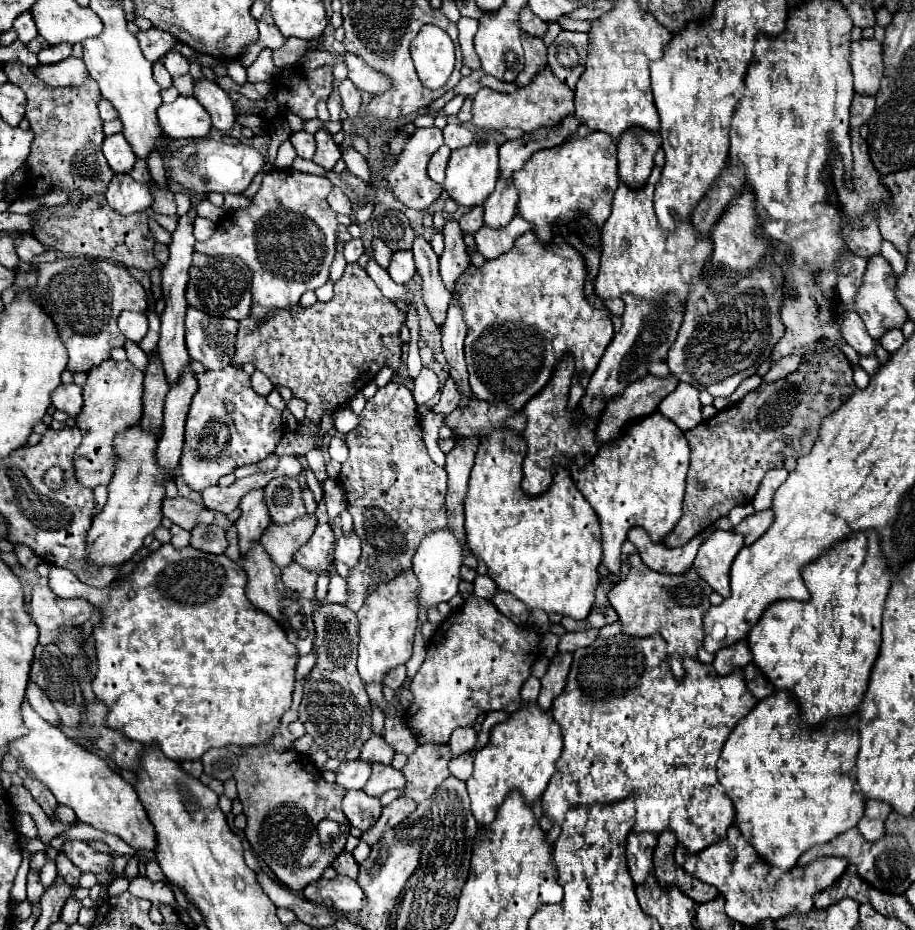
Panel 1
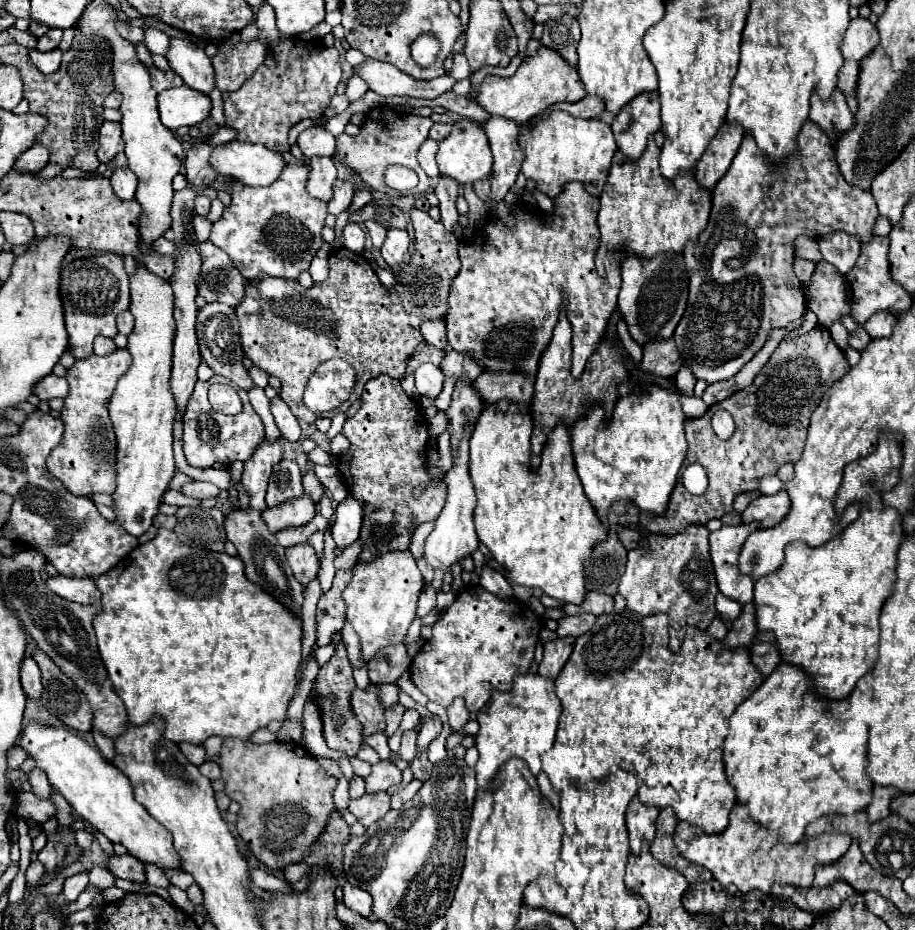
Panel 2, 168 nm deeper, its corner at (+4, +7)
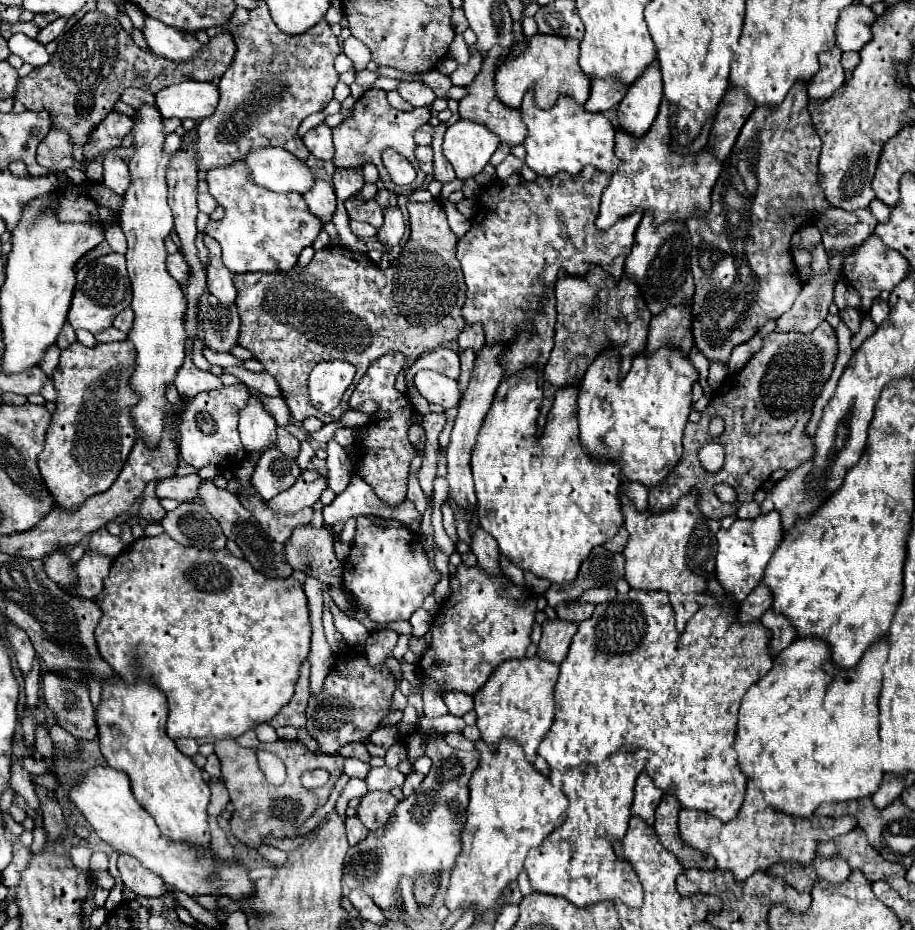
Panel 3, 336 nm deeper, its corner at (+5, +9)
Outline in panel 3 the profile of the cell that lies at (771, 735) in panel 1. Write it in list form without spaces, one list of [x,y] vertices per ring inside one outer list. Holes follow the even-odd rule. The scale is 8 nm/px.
[[[800,638],[794,640],[788,648],[784,648],[776,658],[774,658],[774,666],[772,670],[760,678],[742,698],[740,704],[740,714],[738,714],[738,732],[736,732],[736,740],[734,740],[734,750],[738,754],[738,766],[742,770],[742,774],[752,780],[756,784],[758,790],[762,790],[764,800],[774,808],[780,810],[784,814],[790,816],[800,816],[800,818],[808,818],[814,814],[814,810],[820,804],[826,802],[848,802],[848,800],[856,800],[856,798],[866,798],[872,796],[882,782],[882,768],[880,768],[880,754],[882,754],[882,740],[880,740],[880,708],[878,708],[878,700],[880,700],[880,686],[882,686],[882,666],[888,658],[888,644],[886,638],[878,640],[874,646],[868,648],[868,652],[862,656],[860,664],[852,670],[840,670],[832,664],[830,660],[830,650],[828,646],[818,640],[818,638]]]

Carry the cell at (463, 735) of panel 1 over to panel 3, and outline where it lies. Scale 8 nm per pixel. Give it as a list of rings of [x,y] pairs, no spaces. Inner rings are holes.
[[[448,692],[444,696],[444,702],[452,716],[464,716],[466,712],[472,710],[472,696],[468,696],[464,692]]]

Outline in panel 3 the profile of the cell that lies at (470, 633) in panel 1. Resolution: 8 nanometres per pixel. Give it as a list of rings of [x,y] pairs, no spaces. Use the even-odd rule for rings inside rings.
[[[460,564],[456,568],[456,574],[450,582],[450,588],[452,588],[452,592],[450,592],[448,600],[442,604],[442,608],[440,608],[442,612],[436,614],[436,618],[432,622],[432,628],[430,628],[432,644],[422,654],[418,666],[420,666],[422,676],[432,678],[438,684],[442,694],[458,690],[458,692],[466,692],[466,694],[474,696],[488,682],[490,674],[504,660],[526,656],[526,648],[530,644],[530,632],[532,632],[532,626],[534,626],[536,598],[530,590],[514,586],[502,574],[500,576],[488,576],[478,566],[466,568],[464,564]]]

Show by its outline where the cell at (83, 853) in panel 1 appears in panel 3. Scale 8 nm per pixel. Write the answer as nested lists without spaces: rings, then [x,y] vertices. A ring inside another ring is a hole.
[[[130,854],[118,856],[118,872],[120,872],[124,886],[136,890],[140,896],[160,896],[166,892],[162,878],[142,868],[142,864]]]

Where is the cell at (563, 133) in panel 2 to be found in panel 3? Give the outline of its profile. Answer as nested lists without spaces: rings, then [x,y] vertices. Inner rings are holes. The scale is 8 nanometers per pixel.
[[[528,92],[522,100],[522,120],[528,128],[524,148],[526,148],[526,164],[538,176],[554,176],[558,172],[578,174],[584,166],[594,166],[600,172],[614,174],[618,168],[618,160],[614,156],[614,134],[610,120],[598,112],[586,112],[574,100],[560,96],[558,102],[550,110],[540,110],[534,104],[532,92]]]

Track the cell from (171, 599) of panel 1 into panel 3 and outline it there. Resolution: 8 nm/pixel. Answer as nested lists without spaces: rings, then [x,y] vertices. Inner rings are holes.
[[[166,532],[154,538],[140,538],[130,544],[126,552],[122,552],[104,580],[104,590],[96,598],[104,616],[96,626],[96,642],[102,658],[112,666],[112,670],[126,682],[136,680],[136,674],[142,678],[154,678],[154,684],[164,692],[170,708],[166,723],[166,734],[172,740],[178,738],[194,738],[198,744],[216,742],[220,738],[236,738],[246,730],[256,728],[262,722],[268,722],[270,716],[276,716],[292,698],[294,684],[298,680],[300,662],[310,652],[310,620],[308,620],[308,602],[302,586],[290,578],[266,578],[264,574],[256,572],[244,558],[236,558],[228,554],[228,550],[198,550],[192,546],[182,546]]]

